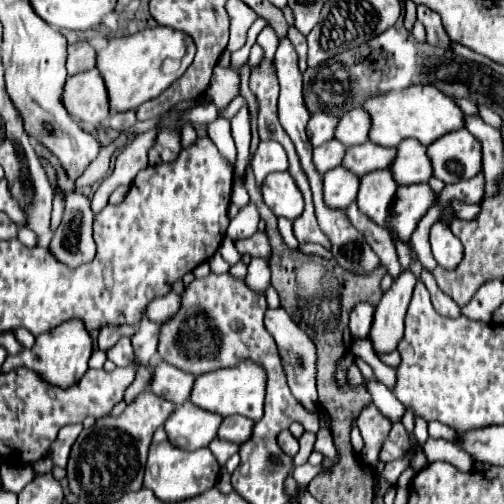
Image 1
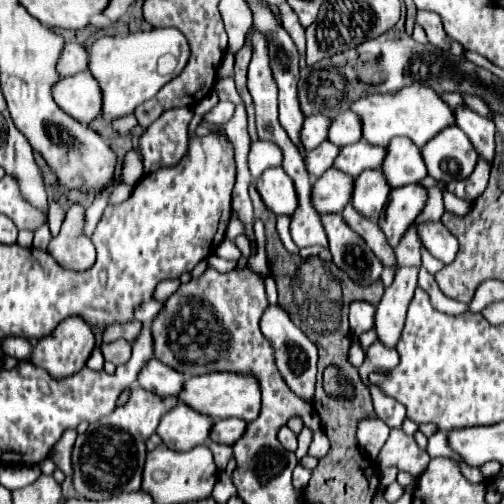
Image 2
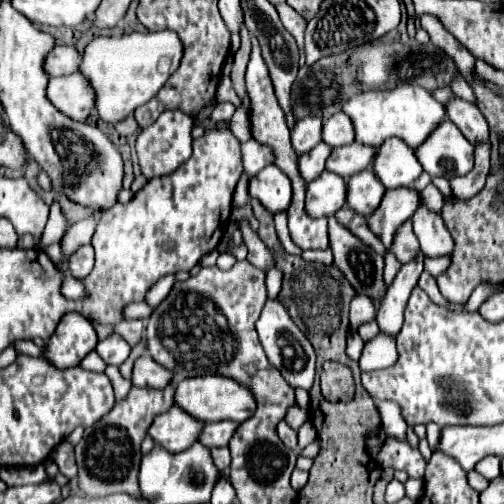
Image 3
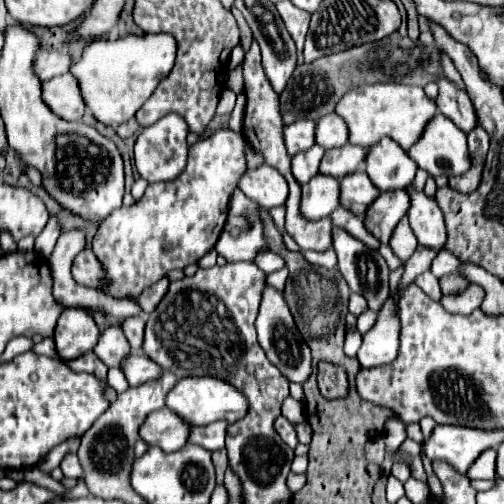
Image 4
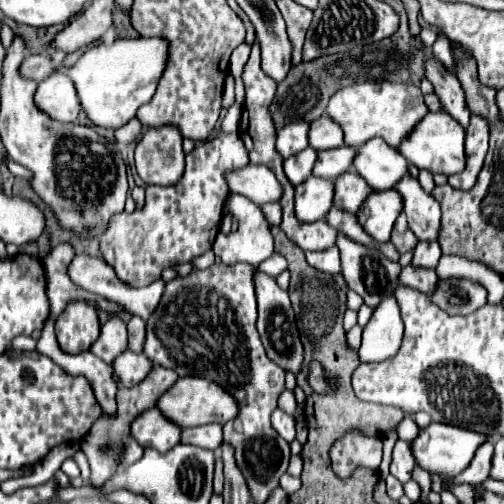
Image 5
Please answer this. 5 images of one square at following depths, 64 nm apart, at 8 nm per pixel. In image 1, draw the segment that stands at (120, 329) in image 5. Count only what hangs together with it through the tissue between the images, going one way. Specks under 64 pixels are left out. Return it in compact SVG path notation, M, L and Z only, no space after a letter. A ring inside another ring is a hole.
M120 338L118 344L114 348L108 350L108 360L112 360L116 366L130 366L136 364L136 356L134 356L134 348L130 344L130 338Z

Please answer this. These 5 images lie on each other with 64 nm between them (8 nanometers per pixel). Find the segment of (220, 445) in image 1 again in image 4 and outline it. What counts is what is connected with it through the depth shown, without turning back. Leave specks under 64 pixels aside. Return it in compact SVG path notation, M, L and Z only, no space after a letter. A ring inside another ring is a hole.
M216 450L212 452L212 462L216 466L216 476L218 476L218 484L224 480L224 470L228 468L228 456L226 450Z

